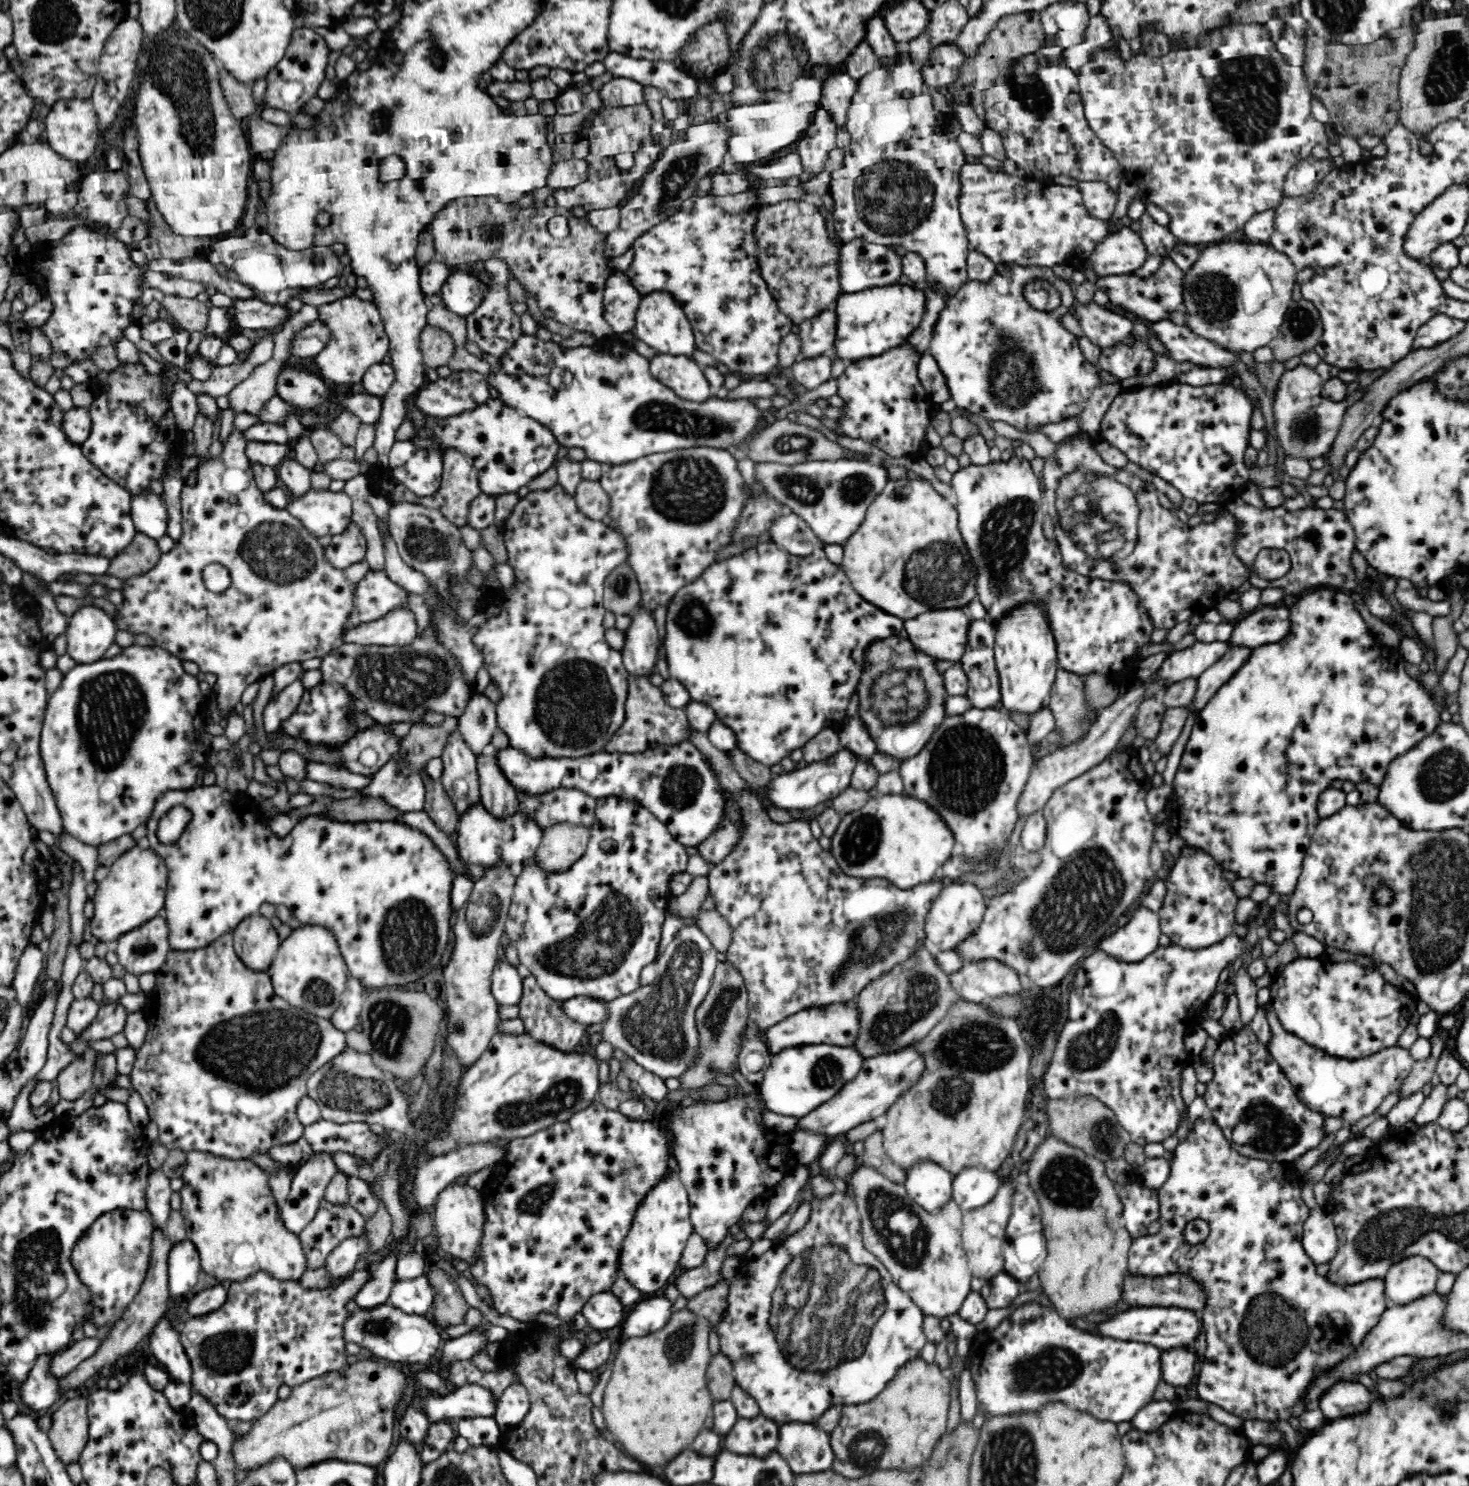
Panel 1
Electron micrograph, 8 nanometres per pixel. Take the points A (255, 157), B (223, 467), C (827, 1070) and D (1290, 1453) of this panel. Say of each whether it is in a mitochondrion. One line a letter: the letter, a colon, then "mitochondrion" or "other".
A: other
B: other
C: mitochondrion
D: other

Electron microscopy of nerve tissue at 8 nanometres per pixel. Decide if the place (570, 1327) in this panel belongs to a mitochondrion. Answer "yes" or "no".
no

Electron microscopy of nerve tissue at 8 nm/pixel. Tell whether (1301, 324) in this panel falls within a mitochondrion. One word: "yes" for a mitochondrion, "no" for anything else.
yes

